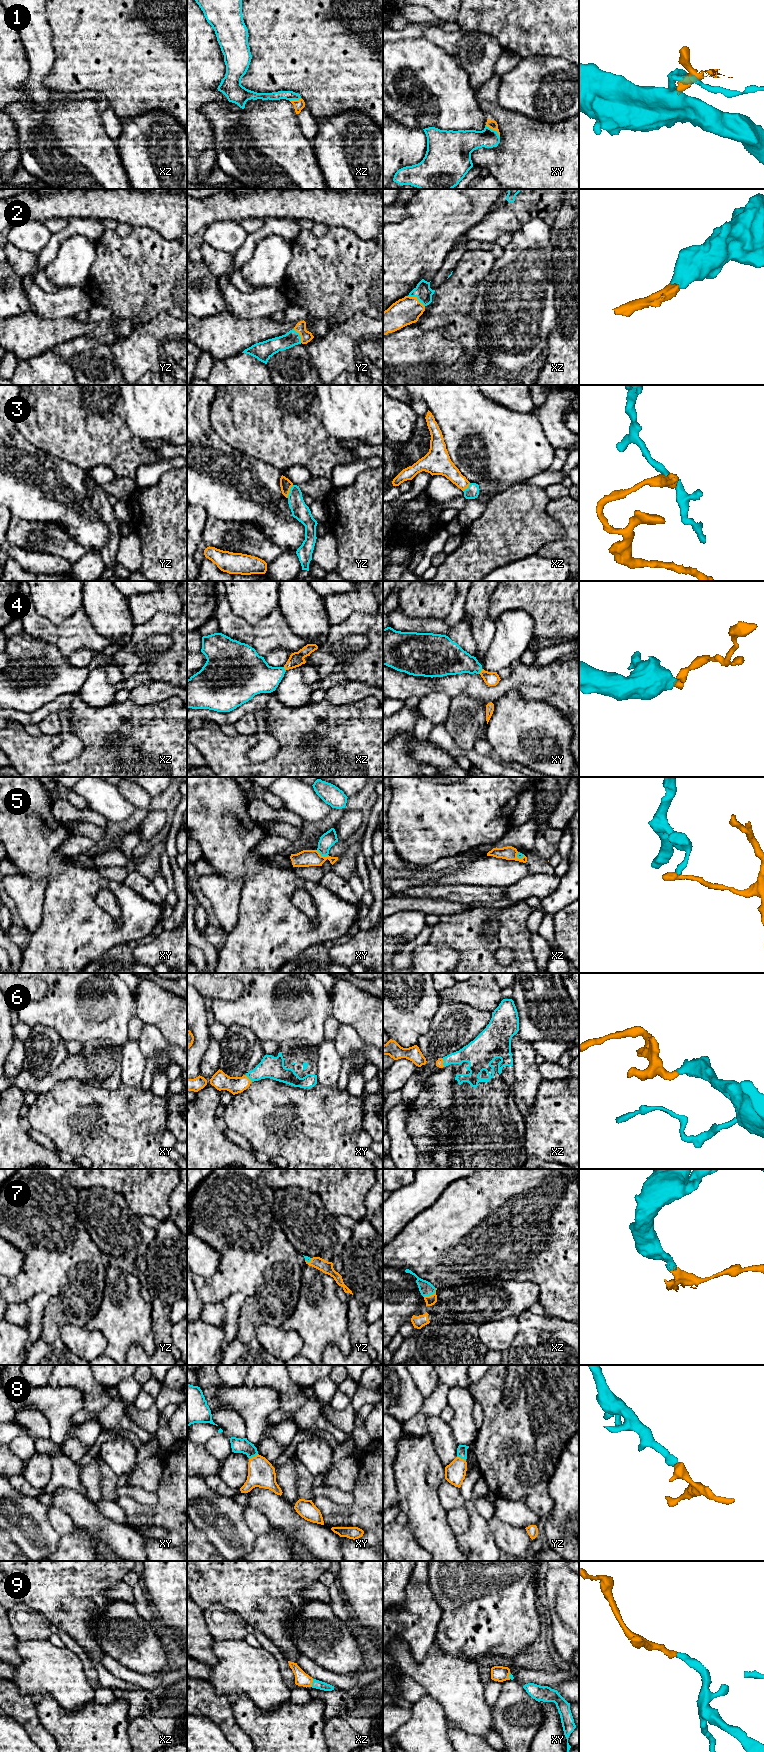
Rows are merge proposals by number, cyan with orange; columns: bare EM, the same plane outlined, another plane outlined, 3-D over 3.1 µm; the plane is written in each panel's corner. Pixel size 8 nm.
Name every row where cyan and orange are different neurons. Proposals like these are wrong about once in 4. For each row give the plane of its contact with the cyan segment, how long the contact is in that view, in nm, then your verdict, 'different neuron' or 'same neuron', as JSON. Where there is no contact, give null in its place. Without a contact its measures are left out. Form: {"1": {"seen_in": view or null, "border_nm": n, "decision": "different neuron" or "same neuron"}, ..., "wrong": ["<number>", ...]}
{"1": {"seen_in": "xy", "border_nm": 160, "decision": "same neuron"}, "2": {"seen_in": "xz", "border_nm": 160, "decision": "same neuron"}, "3": {"seen_in": "yz", "border_nm": 120, "decision": "different neuron"}, "4": {"seen_in": "xy", "border_nm": 50, "decision": "same neuron"}, "5": {"seen_in": "xy", "border_nm": 110, "decision": "different neuron"}, "6": {"seen_in": "xz", "border_nm": 70, "decision": "same neuron"}, "7": {"seen_in": "xz", "border_nm": 130, "decision": "same neuron"}, "8": {"seen_in": "xy", "border_nm": 90, "decision": "same neuron"}, "9": {"seen_in": "xz", "border_nm": 70, "decision": "same neuron"}, "wrong": ["3", "5"]}

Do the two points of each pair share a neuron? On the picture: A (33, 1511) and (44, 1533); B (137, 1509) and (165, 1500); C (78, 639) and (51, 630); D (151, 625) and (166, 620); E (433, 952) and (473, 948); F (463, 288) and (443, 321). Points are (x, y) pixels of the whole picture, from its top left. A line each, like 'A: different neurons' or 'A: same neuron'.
A: same neuron
B: same neuron
C: same neuron
D: same neuron
E: different neurons
F: same neuron

